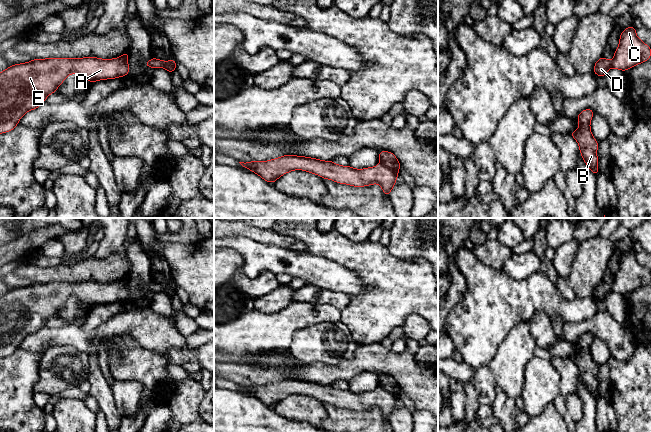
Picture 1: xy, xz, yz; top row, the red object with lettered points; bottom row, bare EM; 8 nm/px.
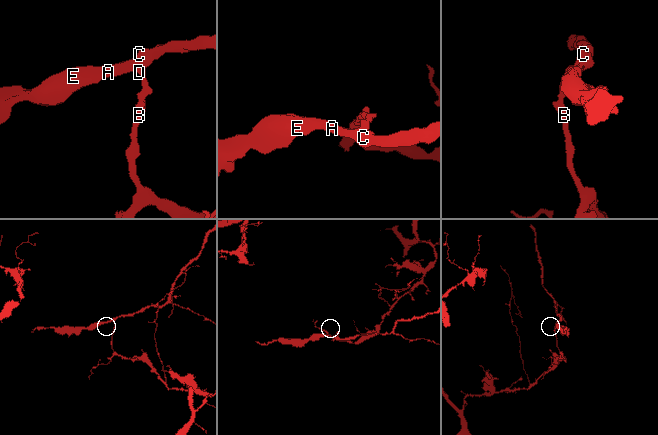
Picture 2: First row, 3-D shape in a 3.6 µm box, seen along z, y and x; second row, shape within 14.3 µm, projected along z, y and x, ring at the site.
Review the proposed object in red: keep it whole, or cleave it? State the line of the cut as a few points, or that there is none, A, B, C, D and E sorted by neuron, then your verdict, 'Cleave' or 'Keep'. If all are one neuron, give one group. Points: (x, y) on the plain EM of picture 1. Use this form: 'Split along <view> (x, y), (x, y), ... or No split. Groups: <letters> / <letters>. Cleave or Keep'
Split along xz (380, 386), (397, 395). Groups: A C E / B D. Cleave

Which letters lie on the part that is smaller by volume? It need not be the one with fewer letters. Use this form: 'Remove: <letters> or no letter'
Remove: A, C, E

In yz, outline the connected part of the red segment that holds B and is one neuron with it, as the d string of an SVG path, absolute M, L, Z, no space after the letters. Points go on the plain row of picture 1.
M591 333L583 334L578 340L579 353L573 355L570 359L578 366L581 381L584 383L586 389L596 400L599 396L597 372L598 366L591 357L590 346L594 335Z

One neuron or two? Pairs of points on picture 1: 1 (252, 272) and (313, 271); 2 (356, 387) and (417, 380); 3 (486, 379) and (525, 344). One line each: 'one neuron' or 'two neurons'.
1: one neuron
2: two neurons
3: two neurons

